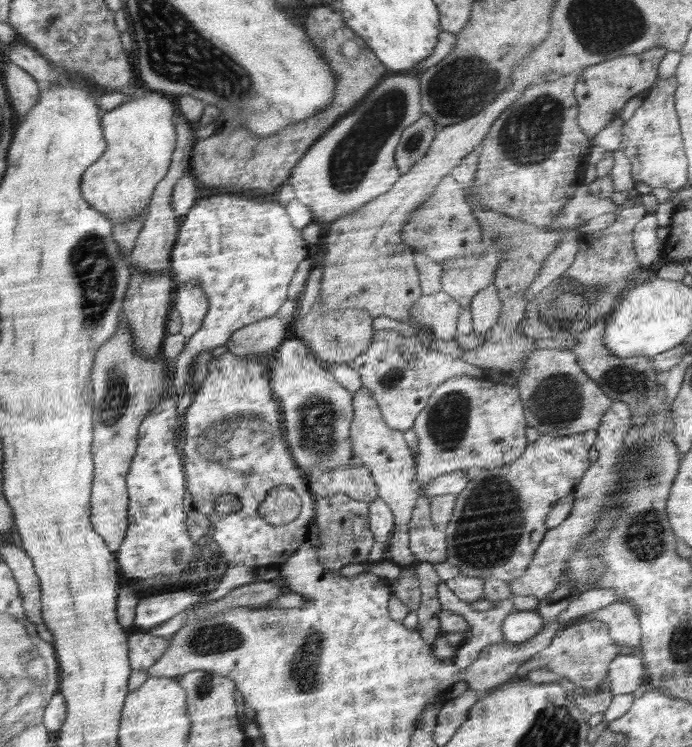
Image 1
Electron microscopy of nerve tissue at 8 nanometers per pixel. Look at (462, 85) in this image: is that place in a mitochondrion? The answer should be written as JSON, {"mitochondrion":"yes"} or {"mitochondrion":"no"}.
{"mitochondrion":"yes"}

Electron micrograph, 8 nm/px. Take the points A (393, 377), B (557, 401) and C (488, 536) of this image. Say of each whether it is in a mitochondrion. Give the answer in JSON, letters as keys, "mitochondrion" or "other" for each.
{"A":"mitochondrion","B":"mitochondrion","C":"mitochondrion"}

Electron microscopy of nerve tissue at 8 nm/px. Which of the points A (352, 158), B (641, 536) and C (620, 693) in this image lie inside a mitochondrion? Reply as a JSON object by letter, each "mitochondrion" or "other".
{"A":"mitochondrion","B":"mitochondrion","C":"other"}

